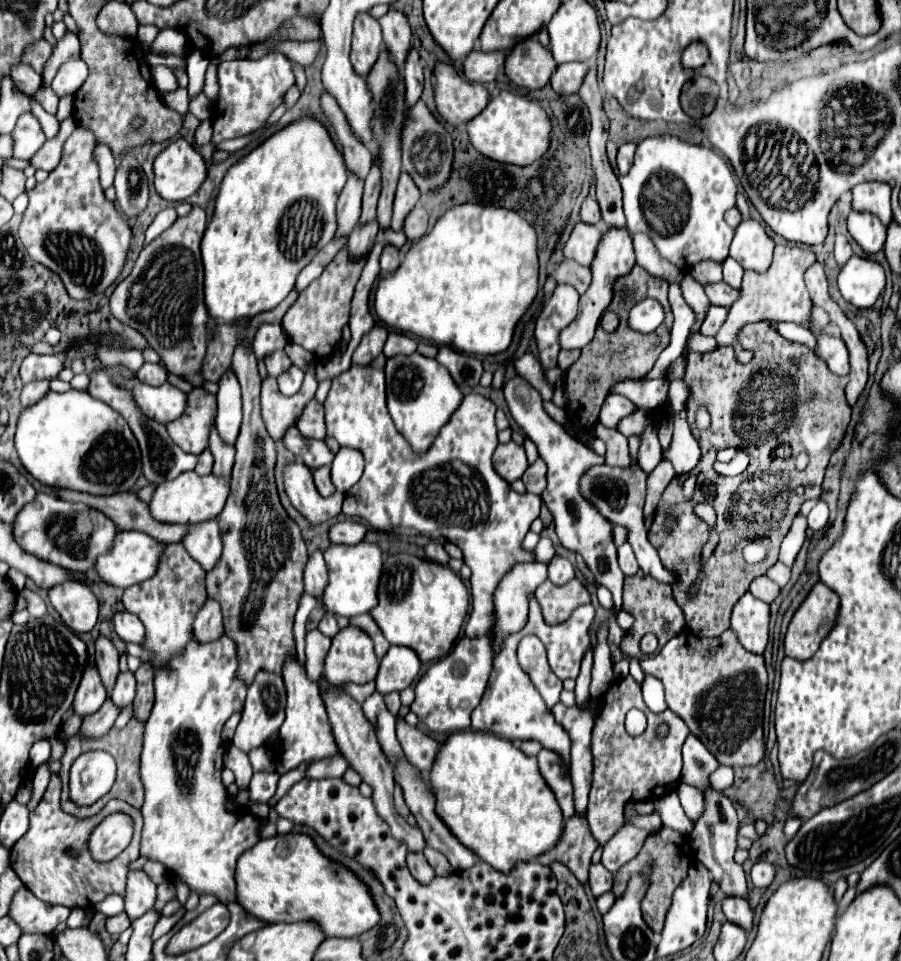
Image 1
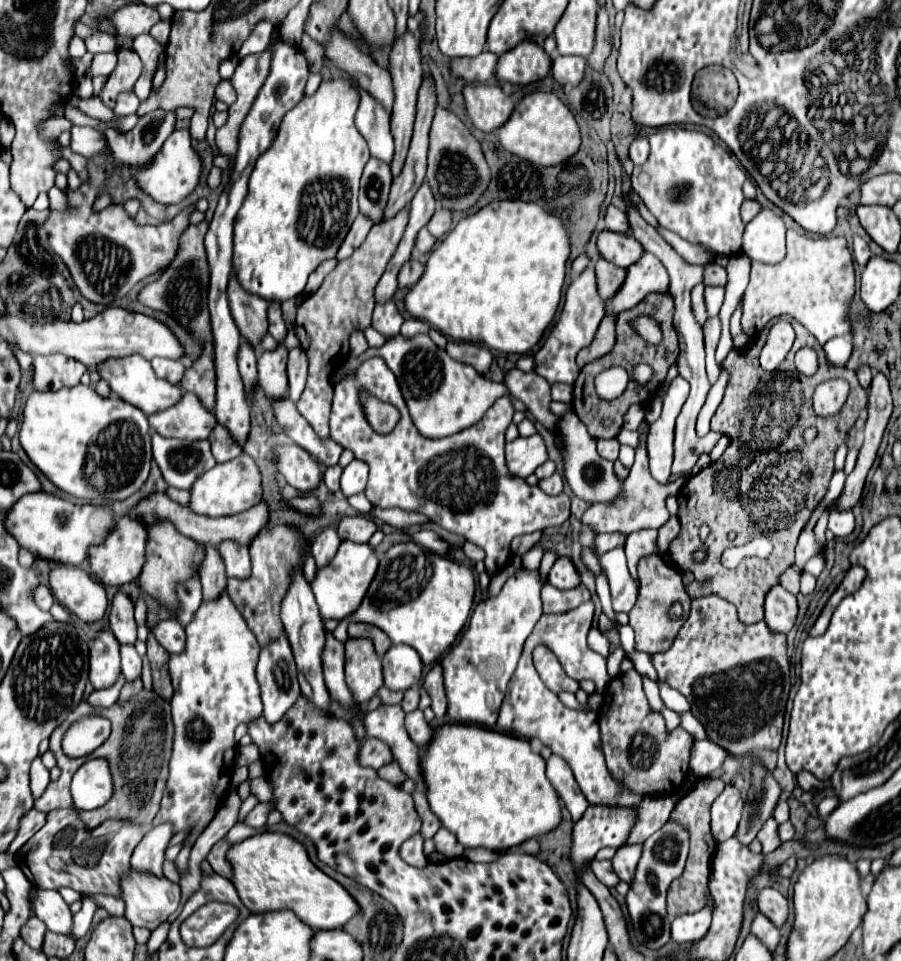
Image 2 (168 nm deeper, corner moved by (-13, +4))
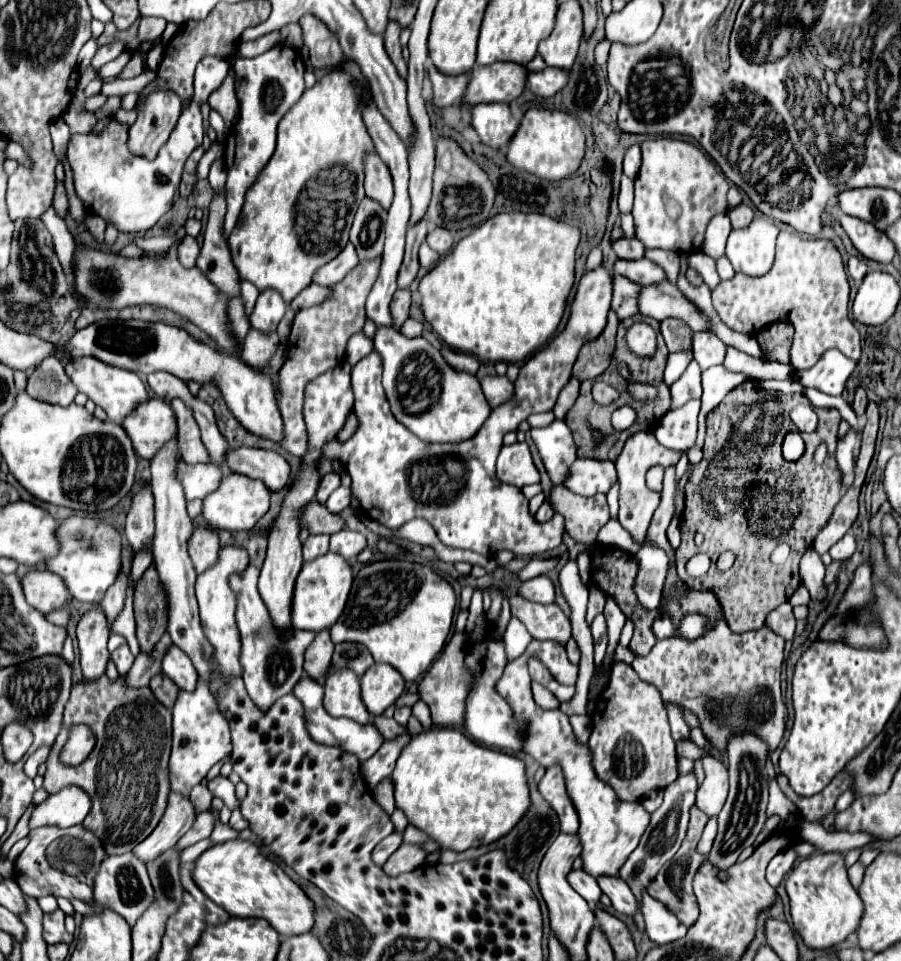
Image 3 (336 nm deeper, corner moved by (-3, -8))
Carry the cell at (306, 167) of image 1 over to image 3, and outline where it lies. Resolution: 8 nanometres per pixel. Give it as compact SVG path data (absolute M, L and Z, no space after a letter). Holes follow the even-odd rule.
M349 60L345 68L327 72L313 88L305 90L299 102L281 118L277 148L269 164L261 170L261 176L257 176L257 180L251 184L237 228L229 236L229 248L239 278L255 284L259 292L263 292L265 288L277 290L287 304L311 284L317 268L331 262L345 248L345 244L349 242L353 214L365 194L361 160L365 150L373 148L373 142L361 120L361 108L357 106L351 78L367 84L357 64ZM335 166L345 168L353 176L353 186L341 180L341 174L333 170Z

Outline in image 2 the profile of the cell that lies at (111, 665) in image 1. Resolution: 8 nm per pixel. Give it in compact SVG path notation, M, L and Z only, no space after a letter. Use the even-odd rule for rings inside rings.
M117 592L111 602L109 628L121 644L135 644L137 624L133 620L133 602L125 592Z

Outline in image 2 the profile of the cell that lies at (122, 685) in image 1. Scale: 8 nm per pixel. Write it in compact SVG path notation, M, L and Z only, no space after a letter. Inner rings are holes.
M131 644L121 646L121 670L127 680L135 680L141 674L141 656Z

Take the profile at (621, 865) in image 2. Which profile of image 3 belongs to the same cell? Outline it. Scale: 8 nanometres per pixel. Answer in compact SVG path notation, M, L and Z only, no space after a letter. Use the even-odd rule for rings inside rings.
M601 876L599 886L611 898L613 908L617 912L627 914L627 916L633 916L637 912L637 900L631 888L625 884L625 880L621 880L619 876Z

